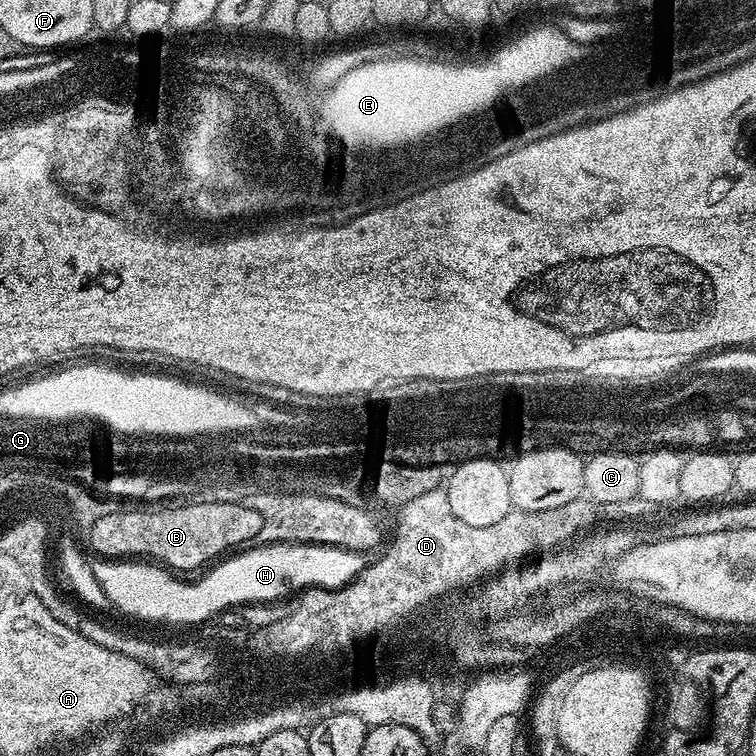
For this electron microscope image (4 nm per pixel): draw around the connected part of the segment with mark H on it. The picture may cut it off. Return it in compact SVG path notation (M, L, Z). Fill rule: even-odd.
M270 543L252 547L244 550L249 552L241 551L221 559L213 572L205 571L204 577L193 584L188 584L179 575L170 580L172 572L156 562L137 562L133 559L128 565L117 565L113 559L100 558L95 561L94 567L98 582L110 598L113 609L121 608L126 615L137 616L140 620L203 625L216 612L233 606L280 602L287 592L295 594L306 588L340 588L356 579L366 563L363 552L325 544Z

